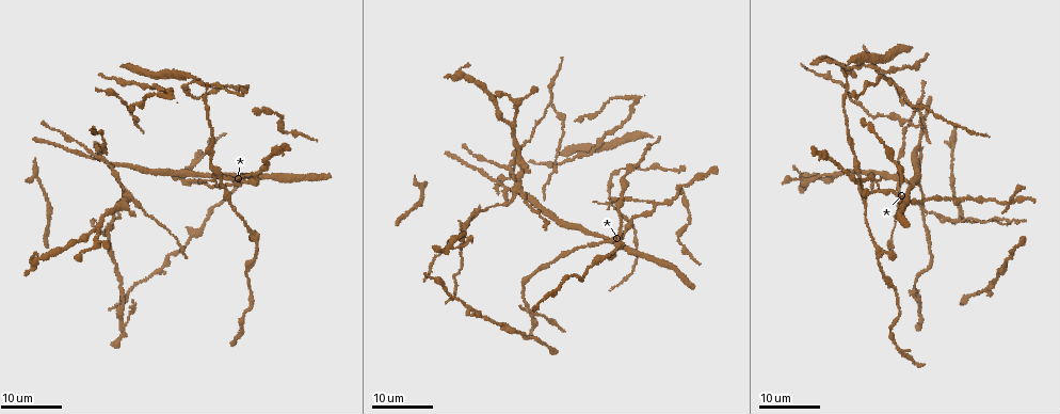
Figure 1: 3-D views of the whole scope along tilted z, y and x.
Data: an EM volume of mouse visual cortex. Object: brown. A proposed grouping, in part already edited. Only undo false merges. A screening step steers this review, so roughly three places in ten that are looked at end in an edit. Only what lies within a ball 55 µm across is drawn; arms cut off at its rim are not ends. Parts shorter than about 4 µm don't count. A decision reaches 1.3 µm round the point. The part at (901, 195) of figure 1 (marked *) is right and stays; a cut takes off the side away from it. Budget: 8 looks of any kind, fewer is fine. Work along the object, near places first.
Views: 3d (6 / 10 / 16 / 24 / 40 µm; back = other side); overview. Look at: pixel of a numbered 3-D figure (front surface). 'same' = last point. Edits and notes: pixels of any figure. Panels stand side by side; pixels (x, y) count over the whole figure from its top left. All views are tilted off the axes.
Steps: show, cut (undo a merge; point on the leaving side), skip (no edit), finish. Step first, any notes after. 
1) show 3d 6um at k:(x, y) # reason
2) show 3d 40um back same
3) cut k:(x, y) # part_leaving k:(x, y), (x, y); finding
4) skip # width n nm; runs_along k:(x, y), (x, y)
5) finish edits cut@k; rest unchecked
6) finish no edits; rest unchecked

show 3d 16um at 1:(255, 173)

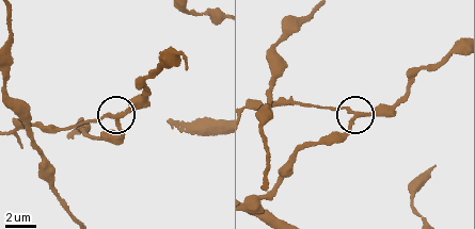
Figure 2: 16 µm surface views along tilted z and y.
show 3d 6um at 2:(354, 112)

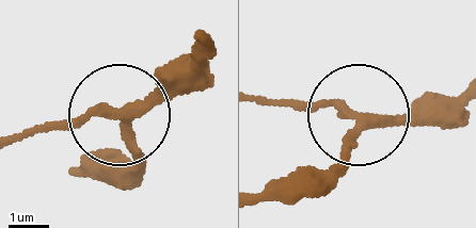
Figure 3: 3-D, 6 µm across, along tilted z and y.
skip # arms 3; runs_along 3:(260, 199), (312, 193), (342, 163), (365, 116), (451, 110); one cell here

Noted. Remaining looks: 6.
show 3d 16um at 1:(514, 161) # a fork

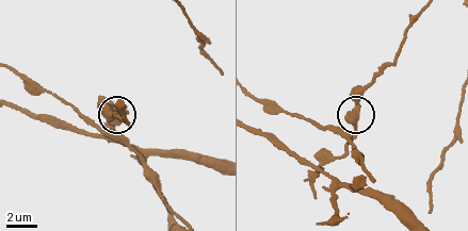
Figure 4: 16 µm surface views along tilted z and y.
show 3d 10um same

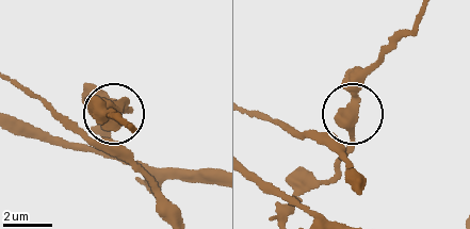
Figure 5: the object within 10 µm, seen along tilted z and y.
skip # one cell here

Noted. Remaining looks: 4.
show 3d 24um at 1:(120, 164) # sudden change in width

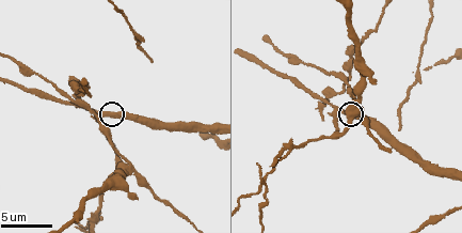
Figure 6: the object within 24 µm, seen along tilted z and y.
show 3d 10um at 6:(108, 112) # zoom in

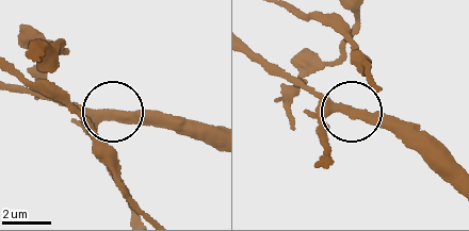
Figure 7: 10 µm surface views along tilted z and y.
skip # width 380 nm; runs_along 7:(450, 183), (393, 131), (357, 113), (327, 116), (314, 126); all the same cell

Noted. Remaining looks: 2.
show 3d 24um at 1:(864, 179) # four or more arms meet

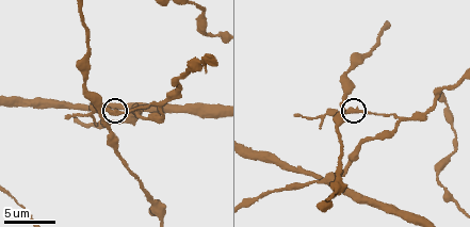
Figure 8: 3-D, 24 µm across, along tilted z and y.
show 3d 6um at 8:(350, 109)

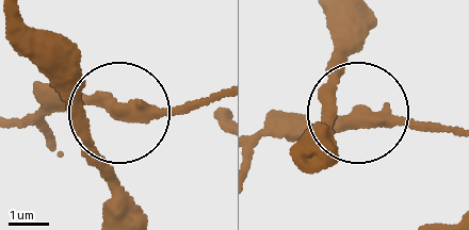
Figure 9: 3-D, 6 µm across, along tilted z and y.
skip # runs_along 9:(220, 91), (160, 112), (39, 87); all the same cell

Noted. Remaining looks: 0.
finish no edits; rest unchecked

